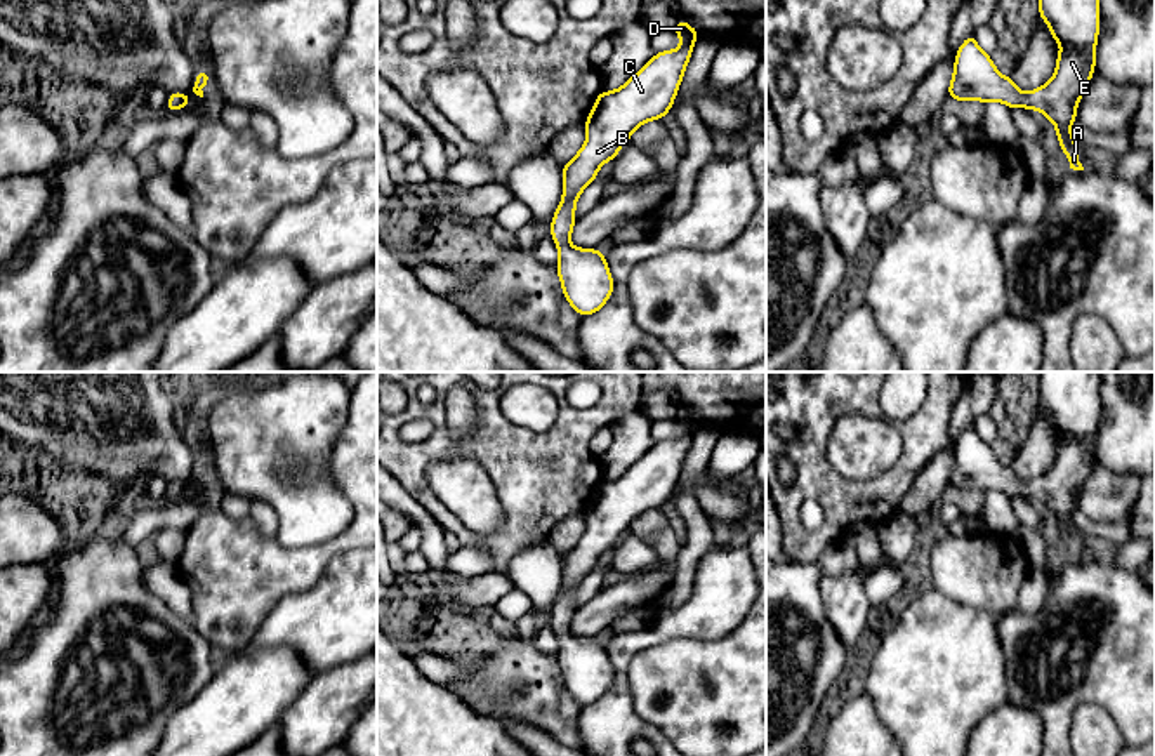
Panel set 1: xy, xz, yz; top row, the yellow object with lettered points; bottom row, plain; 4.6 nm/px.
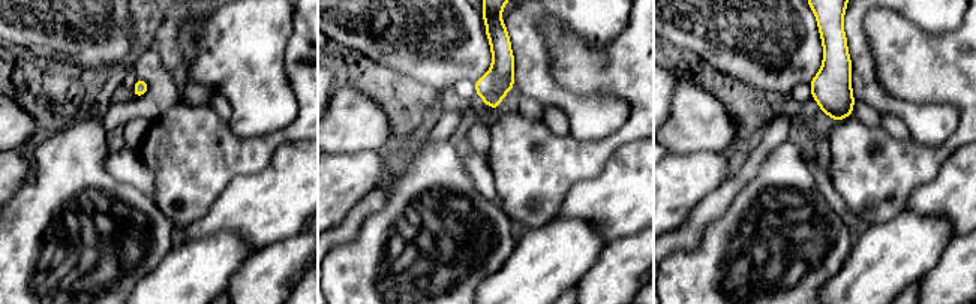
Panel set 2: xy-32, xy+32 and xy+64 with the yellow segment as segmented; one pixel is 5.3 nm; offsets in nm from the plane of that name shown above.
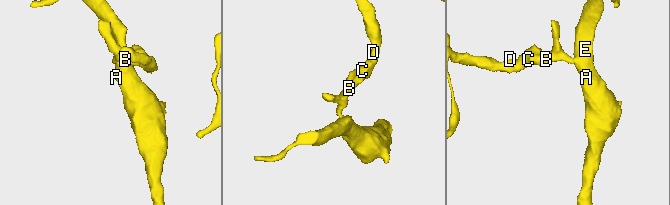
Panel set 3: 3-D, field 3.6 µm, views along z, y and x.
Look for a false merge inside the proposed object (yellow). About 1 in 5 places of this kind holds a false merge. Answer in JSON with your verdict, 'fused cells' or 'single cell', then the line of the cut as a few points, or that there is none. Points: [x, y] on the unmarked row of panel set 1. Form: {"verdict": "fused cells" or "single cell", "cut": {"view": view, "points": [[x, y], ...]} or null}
{"verdict": "single cell", "cut": null}

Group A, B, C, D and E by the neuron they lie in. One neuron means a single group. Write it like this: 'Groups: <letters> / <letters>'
Groups: A B C D E

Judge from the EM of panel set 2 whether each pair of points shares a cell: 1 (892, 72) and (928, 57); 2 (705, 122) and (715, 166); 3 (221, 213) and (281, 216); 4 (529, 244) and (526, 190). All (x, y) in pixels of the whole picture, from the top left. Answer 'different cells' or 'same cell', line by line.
1: same cell
2: different cells
3: same cell
4: different cells

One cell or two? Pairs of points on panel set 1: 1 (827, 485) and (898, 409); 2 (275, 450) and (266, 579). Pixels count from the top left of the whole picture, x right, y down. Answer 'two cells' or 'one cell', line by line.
1: two cells
2: two cells

